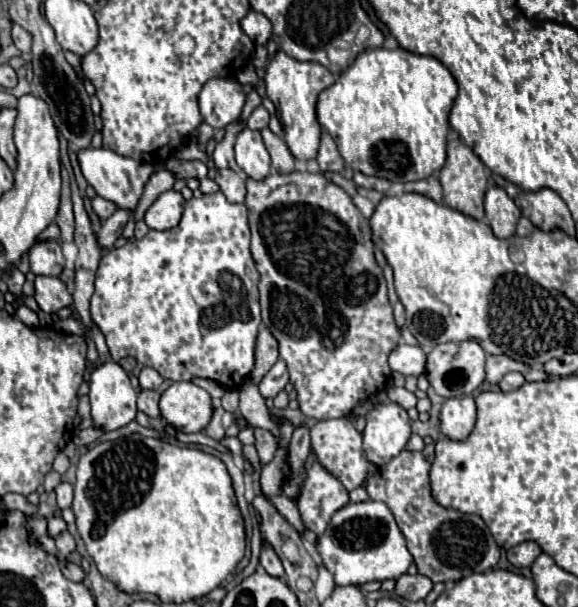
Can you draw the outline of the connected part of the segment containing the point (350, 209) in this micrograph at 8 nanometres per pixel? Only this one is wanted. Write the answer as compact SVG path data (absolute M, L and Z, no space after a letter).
M273 172L259 182L249 178L245 206L249 208L251 254L259 272L261 318L279 342L279 358L287 364L299 410L315 420L347 416L359 402L387 386L391 378L387 358L399 342L383 270L373 254L369 220L323 172Z

